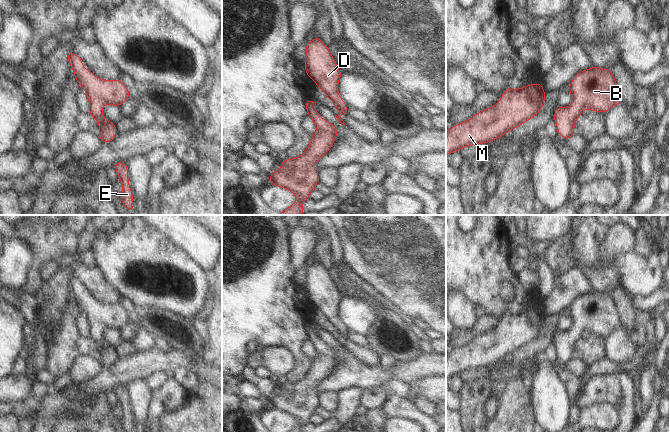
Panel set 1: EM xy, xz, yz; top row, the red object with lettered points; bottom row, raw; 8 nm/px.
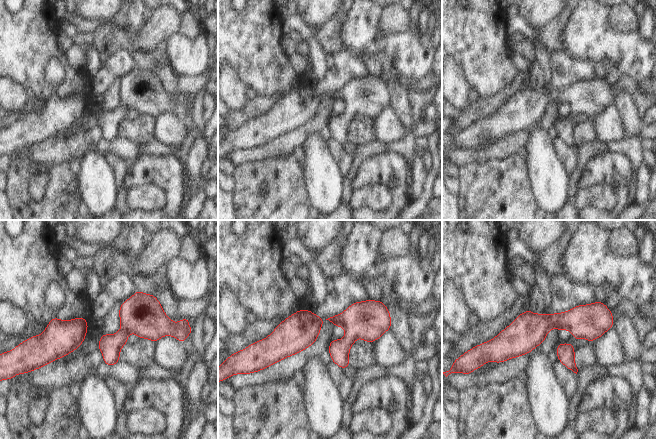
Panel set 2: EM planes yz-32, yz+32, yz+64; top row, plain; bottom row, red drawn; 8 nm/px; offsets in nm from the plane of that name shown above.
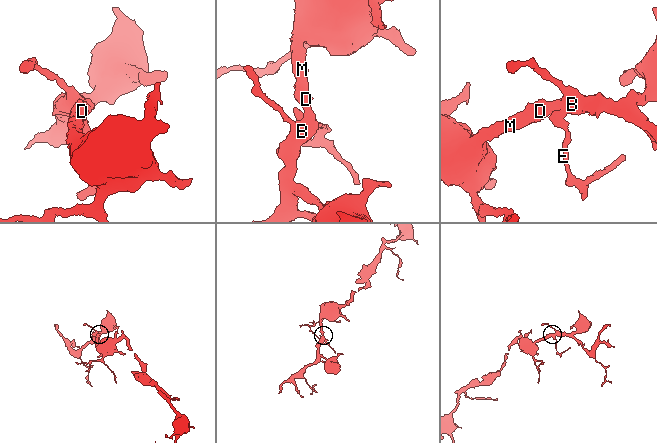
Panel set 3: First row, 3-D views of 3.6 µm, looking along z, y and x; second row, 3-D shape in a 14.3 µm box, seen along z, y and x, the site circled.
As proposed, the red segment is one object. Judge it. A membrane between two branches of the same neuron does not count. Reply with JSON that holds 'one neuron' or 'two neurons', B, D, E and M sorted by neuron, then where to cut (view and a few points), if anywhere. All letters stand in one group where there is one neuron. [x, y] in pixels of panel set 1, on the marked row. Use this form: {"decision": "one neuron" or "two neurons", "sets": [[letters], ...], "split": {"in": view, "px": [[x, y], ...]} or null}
{"decision": "one neuron", "sets": [["B", "D", "E", "M"]], "split": null}

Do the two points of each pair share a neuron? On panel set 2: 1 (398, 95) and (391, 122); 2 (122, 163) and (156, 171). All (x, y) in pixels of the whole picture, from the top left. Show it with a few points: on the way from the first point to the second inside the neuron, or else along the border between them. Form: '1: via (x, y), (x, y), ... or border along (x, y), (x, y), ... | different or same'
1: border along (390, 105), (396, 112), (405, 131) | different
2: border along (131, 163), (123, 184) | different

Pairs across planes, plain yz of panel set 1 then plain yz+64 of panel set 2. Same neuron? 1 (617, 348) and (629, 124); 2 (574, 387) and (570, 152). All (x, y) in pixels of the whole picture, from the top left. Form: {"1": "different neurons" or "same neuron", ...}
{"1": "different neurons", "2": "same neuron"}

